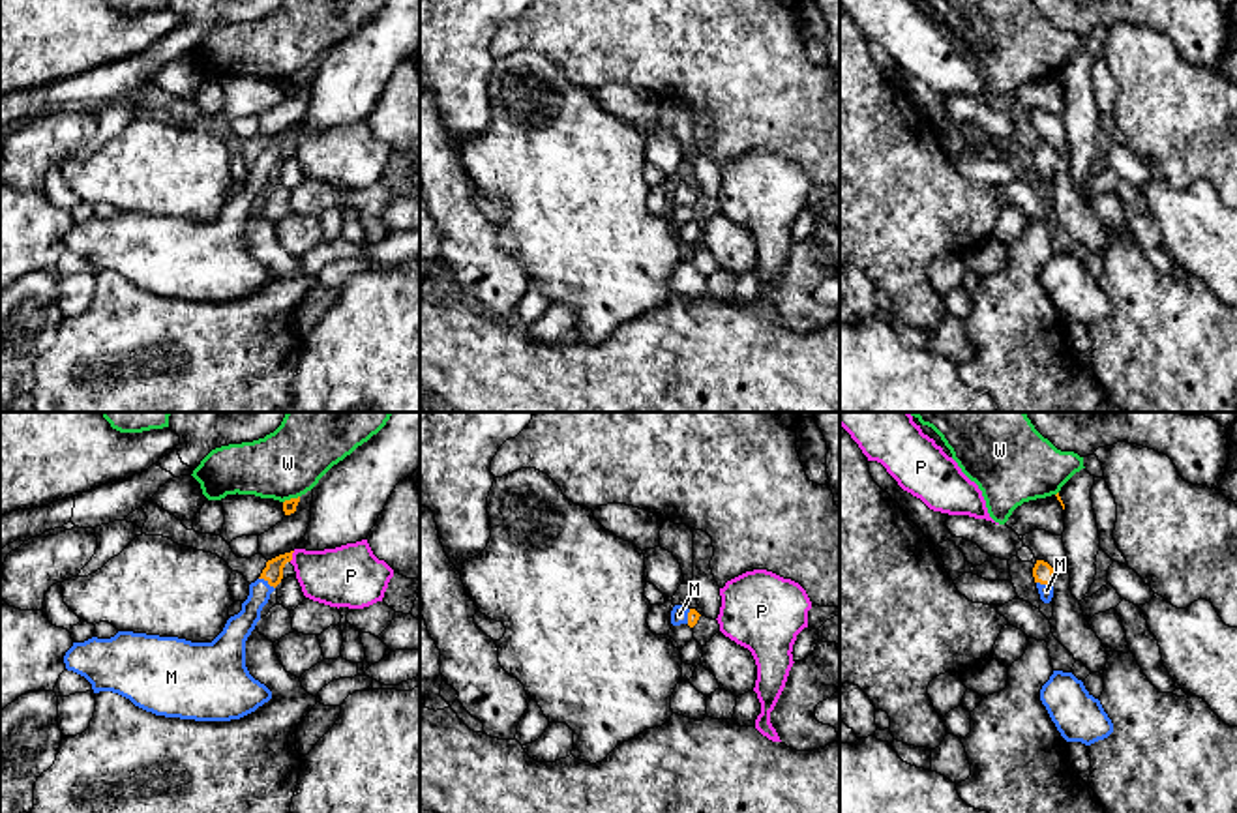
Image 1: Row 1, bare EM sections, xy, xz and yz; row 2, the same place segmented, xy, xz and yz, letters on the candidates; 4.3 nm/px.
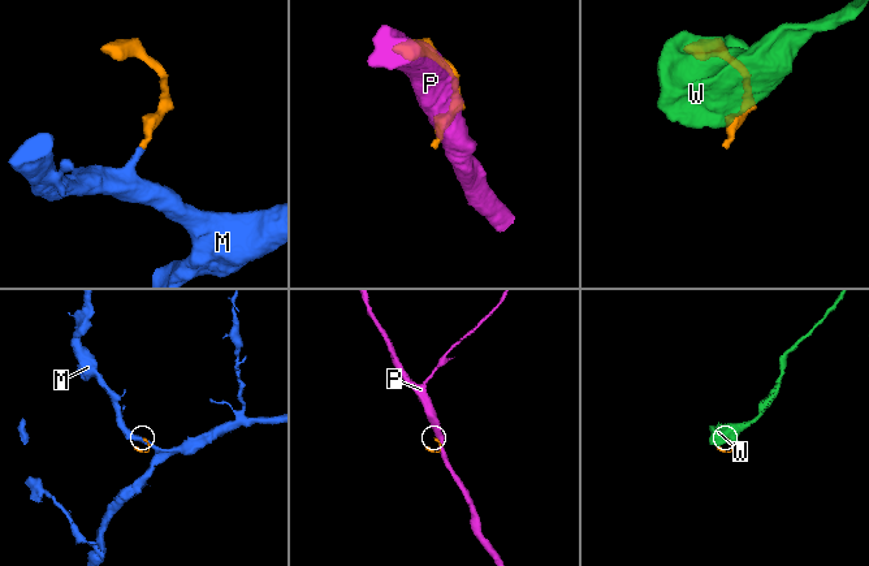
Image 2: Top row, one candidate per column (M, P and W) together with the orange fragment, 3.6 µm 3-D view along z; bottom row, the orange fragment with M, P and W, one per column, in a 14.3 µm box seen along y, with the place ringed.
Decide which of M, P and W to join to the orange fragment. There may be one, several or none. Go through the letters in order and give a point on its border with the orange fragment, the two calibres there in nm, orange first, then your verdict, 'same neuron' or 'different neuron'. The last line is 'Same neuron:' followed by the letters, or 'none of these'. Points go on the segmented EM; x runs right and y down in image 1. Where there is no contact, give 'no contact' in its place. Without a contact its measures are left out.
M: xy (267, 579) | 80/110 nm | same neuron
P: xy (291, 557) | 80/260 nm | different neuron
W: xy (291, 499) | 60/300 nm | different neuron
Same neuron: M

